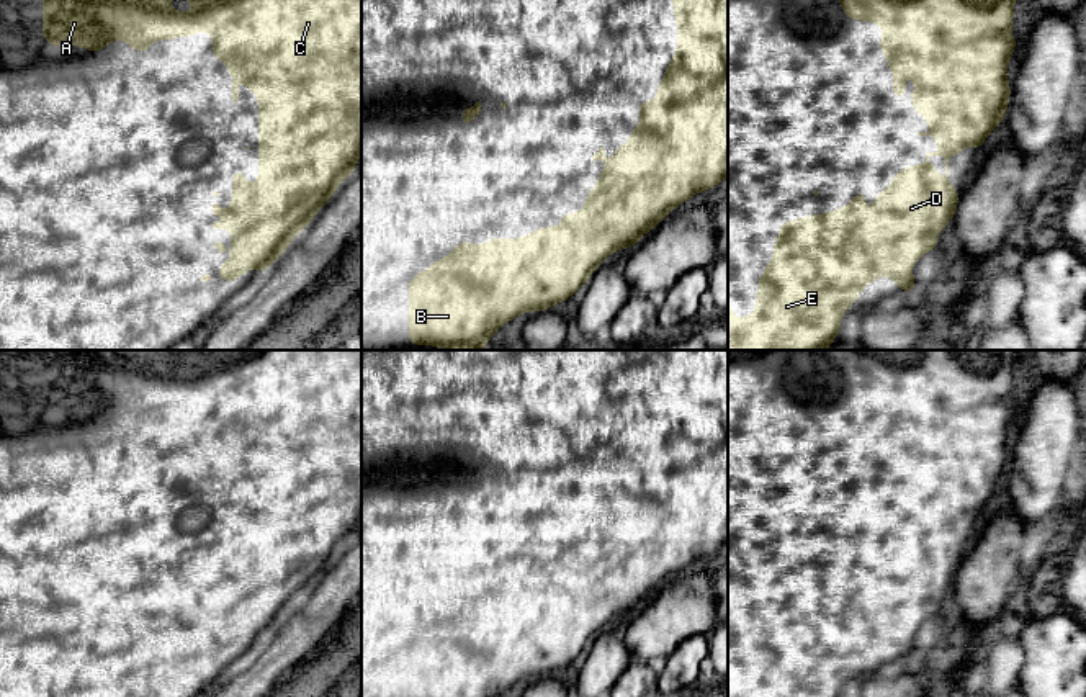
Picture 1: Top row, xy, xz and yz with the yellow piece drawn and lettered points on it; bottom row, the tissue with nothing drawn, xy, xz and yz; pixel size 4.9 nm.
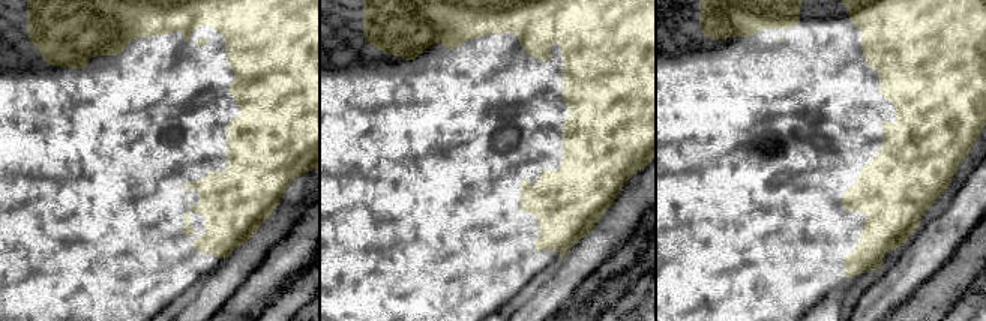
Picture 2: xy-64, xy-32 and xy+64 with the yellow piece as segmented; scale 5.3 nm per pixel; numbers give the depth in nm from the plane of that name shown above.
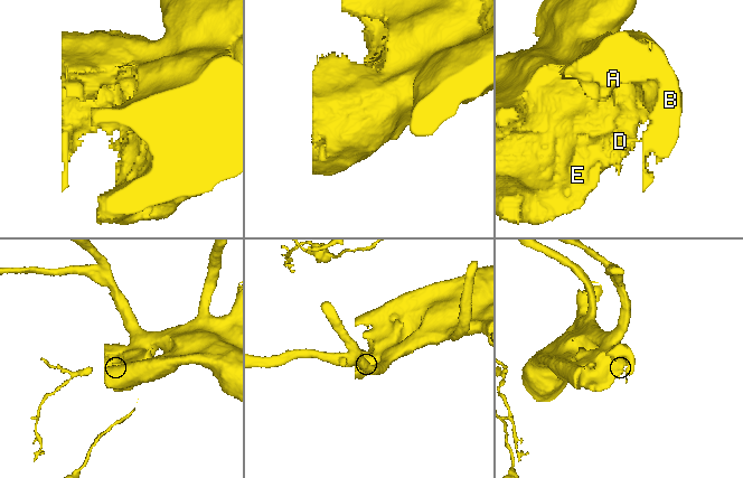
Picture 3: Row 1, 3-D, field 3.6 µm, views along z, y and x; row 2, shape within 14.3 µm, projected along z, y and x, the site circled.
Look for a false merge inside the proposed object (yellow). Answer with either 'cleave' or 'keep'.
keep

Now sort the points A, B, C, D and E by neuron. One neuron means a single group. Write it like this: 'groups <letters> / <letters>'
groups A B C D E

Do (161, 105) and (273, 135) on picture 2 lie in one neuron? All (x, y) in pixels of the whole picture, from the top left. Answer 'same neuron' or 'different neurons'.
same neuron

